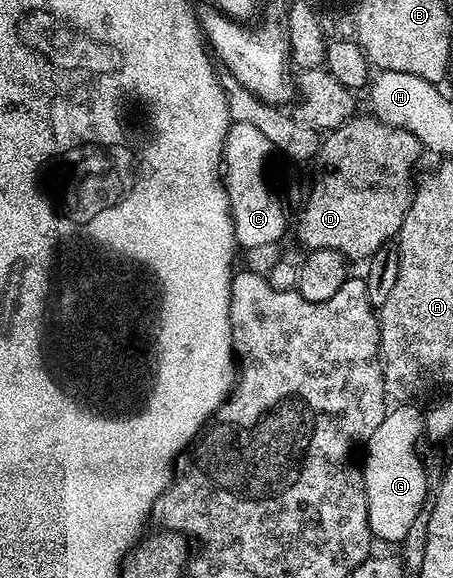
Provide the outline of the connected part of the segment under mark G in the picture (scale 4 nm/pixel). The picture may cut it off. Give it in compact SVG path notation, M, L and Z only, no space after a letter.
M398 404L387 409L380 428L364 443L366 459L360 462L360 469L368 504L368 524L377 541L379 538L382 542L401 544L425 500L428 470L422 467L422 458L418 455L418 432L420 436L424 414L416 407Z

